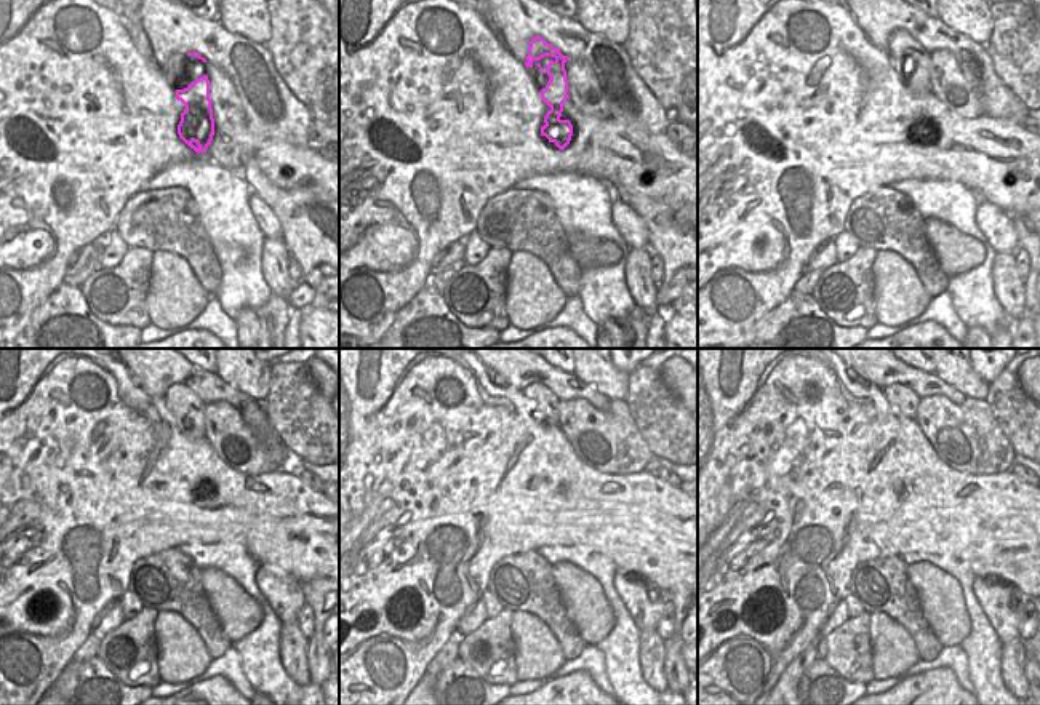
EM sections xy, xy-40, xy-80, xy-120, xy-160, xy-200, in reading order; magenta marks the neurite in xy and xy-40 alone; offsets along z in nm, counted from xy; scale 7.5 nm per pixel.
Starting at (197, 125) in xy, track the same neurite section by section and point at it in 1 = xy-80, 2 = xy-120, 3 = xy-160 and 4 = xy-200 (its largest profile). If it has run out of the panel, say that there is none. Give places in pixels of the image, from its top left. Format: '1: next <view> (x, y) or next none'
1: next xy-80 (906, 55)
2: next xy-120 (188, 410)
3: next xy-160 (543, 403)
4: next xy-200 (901, 398)

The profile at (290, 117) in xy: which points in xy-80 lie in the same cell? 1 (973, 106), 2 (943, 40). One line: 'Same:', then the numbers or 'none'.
Same: 2

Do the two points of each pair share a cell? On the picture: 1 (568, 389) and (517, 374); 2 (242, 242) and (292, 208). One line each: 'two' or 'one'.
1: one
2: two

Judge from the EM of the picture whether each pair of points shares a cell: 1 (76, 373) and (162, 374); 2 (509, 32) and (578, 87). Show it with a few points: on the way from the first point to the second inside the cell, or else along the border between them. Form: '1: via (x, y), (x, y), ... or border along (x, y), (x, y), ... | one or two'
1: border along (124, 365), (146, 394), (160, 397) | two
2: border along (570, 56), (581, 58), (591, 67), (599, 85) | two

